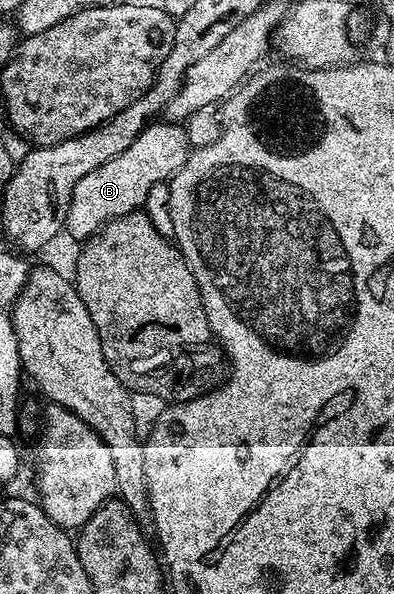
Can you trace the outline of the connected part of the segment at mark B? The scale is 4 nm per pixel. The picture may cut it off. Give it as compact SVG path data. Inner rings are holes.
M161 121L150 122L127 152L119 152L119 156L107 160L107 164L99 164L95 172L87 172L87 176L75 184L75 192L71 192L71 204L67 208L65 232L84 240L112 218L140 211L149 199L151 188L160 182L168 183L179 168L183 168L191 153L189 131L176 121Z

